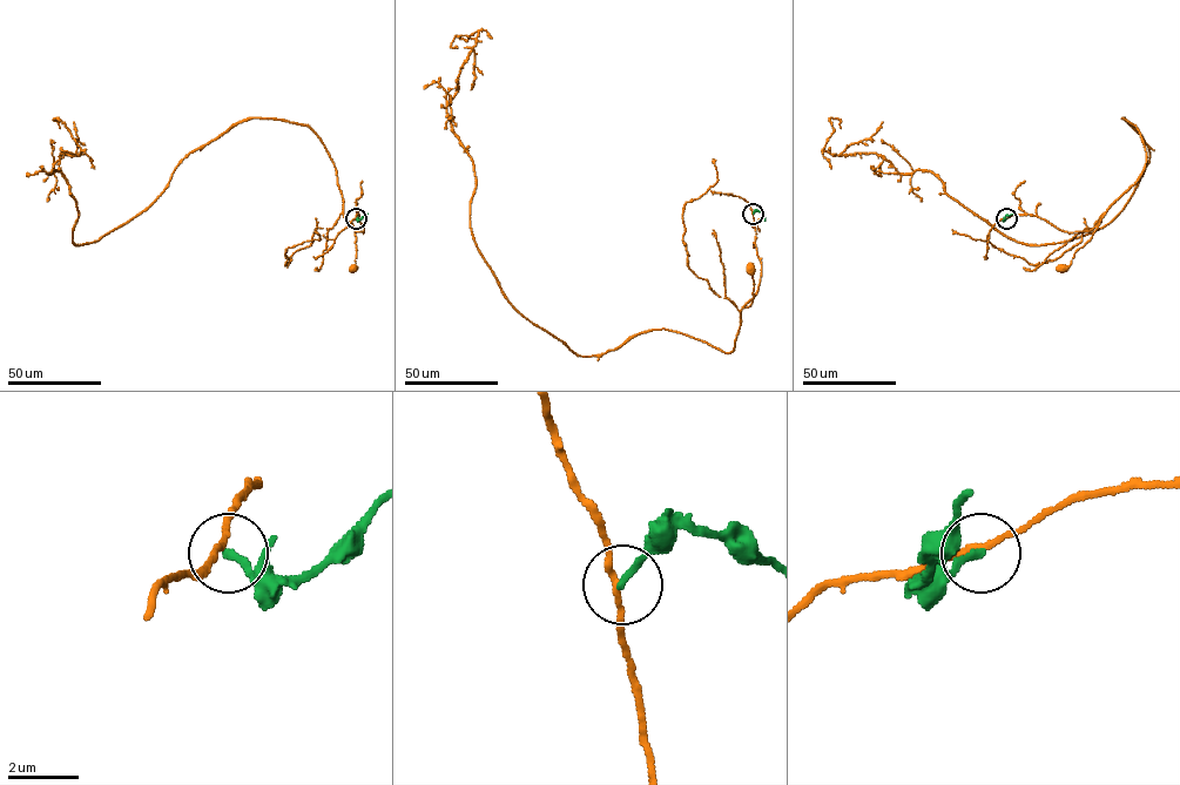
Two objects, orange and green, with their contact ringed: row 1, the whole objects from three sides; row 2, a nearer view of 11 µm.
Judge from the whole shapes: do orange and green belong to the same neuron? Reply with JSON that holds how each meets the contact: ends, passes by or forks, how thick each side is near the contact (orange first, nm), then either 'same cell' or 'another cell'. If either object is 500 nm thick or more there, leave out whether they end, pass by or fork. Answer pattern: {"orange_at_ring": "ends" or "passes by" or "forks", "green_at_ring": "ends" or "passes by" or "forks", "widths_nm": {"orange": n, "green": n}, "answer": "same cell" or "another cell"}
{"orange_at_ring": "passes by", "green_at_ring": "ends", "widths_nm": {"orange": 170, "green": 200}, "answer": "another cell"}

